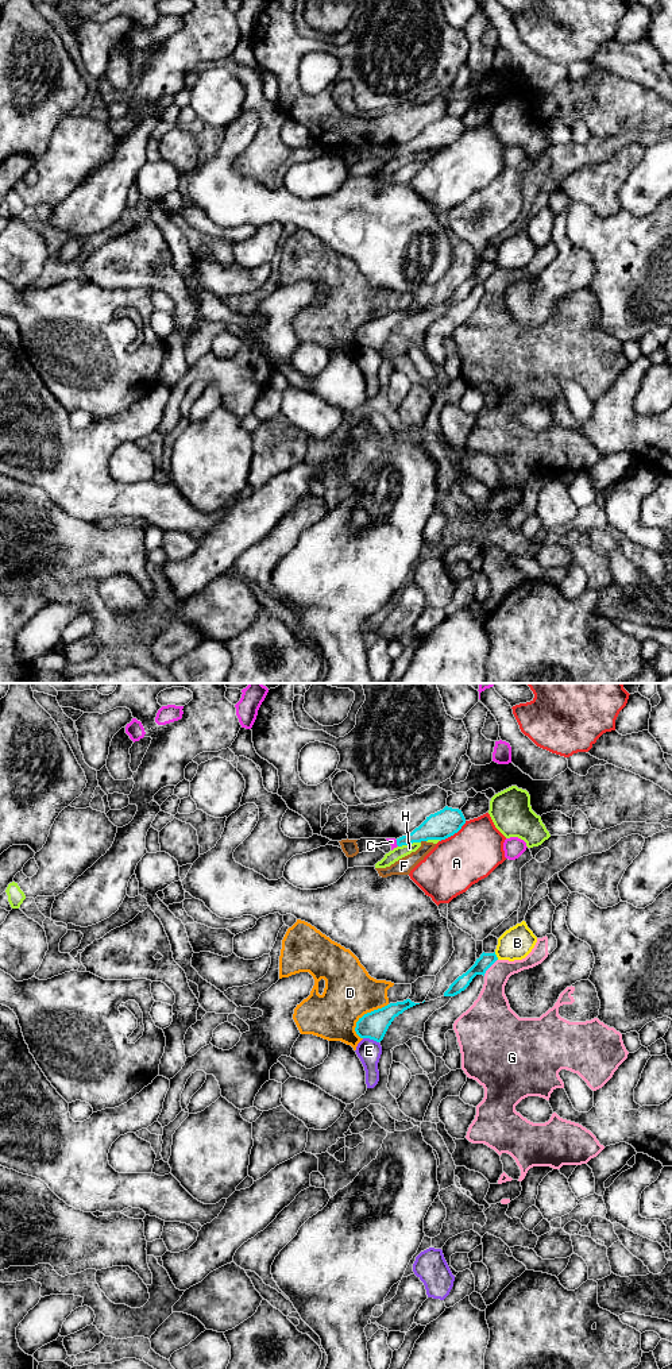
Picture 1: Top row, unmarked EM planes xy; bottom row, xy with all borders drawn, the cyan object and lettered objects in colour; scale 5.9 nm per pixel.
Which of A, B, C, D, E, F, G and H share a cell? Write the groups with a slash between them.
A / B / C / D / E / F / G / H

